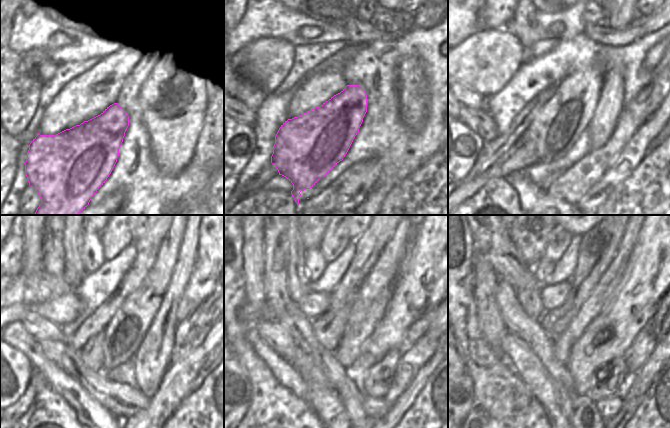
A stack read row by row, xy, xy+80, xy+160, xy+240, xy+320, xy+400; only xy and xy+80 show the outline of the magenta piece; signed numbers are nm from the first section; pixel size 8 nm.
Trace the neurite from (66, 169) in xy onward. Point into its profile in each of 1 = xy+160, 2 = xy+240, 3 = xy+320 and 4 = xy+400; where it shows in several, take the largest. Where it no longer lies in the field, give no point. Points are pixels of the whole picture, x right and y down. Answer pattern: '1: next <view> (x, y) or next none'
1: next xy+160 (555, 128)
2: next xy+240 (122, 336)
3: next xy+320 (368, 308)
4: next xy+400 (592, 307)

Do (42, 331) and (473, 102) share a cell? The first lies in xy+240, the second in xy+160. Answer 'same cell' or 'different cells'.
same cell

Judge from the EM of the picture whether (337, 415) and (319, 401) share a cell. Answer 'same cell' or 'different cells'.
same cell

